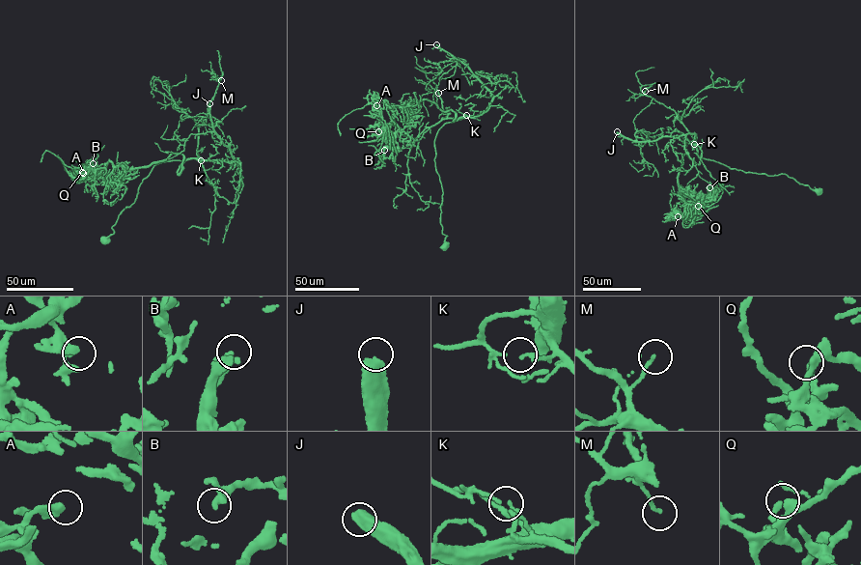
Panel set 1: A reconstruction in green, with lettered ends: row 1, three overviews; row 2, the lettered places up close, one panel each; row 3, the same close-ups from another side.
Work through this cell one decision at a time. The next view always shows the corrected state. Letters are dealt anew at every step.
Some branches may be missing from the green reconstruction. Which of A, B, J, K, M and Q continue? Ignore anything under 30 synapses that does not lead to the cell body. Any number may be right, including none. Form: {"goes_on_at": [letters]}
{"goes_on_at": ["J"]}

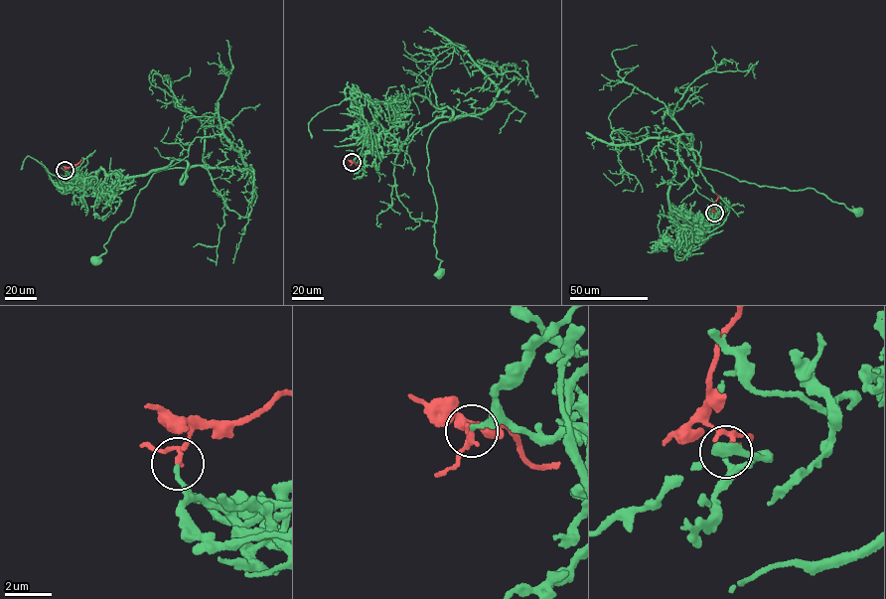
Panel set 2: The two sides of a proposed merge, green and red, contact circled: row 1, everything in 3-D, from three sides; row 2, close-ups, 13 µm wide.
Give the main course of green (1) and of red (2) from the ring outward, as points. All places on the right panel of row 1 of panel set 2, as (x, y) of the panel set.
1: (714, 213), (667, 216), (679, 159), (691, 174), (695, 156), (740, 181), (815, 189), (859, 213)
2: (714, 213), (718, 197), (715, 193)

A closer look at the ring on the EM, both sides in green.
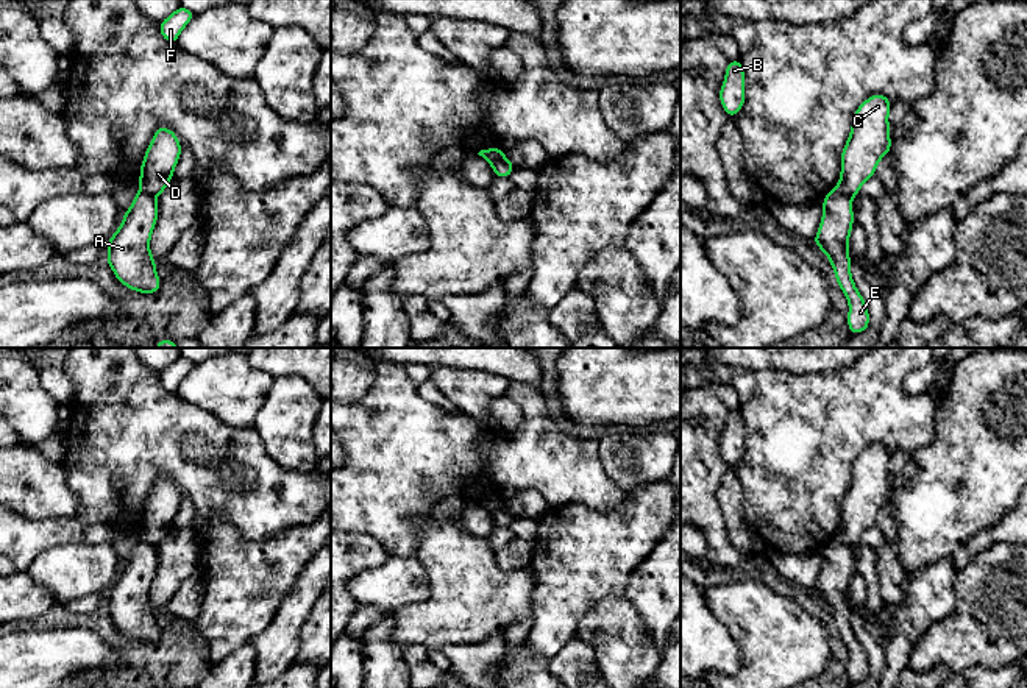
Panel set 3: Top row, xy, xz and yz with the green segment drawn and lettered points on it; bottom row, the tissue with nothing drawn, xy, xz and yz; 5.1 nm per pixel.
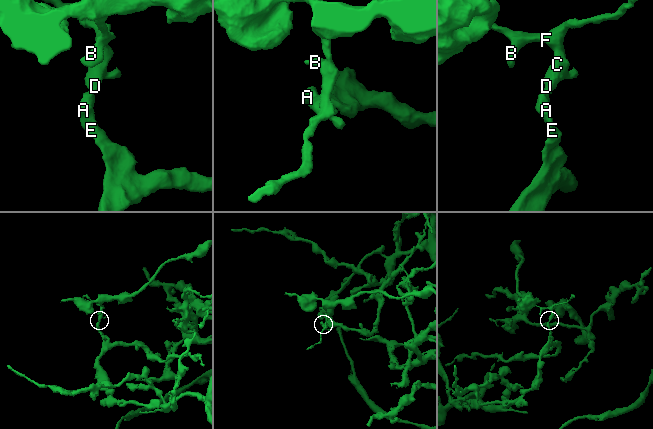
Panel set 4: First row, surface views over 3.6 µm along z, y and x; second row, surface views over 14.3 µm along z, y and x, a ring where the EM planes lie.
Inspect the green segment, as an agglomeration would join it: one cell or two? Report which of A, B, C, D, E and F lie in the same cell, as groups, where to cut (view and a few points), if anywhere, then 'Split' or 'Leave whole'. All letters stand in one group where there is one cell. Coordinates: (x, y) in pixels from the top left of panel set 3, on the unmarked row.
Groups: A E / B C D F. Split along xy (141, 539), (153, 546). Split

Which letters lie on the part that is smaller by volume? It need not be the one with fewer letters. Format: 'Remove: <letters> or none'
Remove: B, C, D, F

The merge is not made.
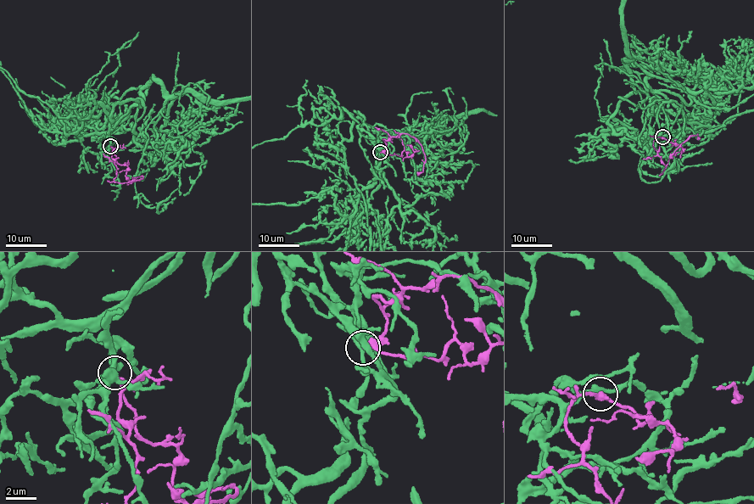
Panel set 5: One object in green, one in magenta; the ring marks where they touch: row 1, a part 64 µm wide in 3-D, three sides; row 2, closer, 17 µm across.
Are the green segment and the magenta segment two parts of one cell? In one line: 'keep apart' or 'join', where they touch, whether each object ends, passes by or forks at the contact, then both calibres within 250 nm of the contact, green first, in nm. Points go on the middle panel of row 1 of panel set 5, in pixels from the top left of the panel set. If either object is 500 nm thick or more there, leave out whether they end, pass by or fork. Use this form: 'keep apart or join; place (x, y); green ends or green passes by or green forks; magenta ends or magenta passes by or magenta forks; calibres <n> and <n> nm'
keep apart; place (380, 152); green passes by; magenta passes by; calibres 320 and 200 nm

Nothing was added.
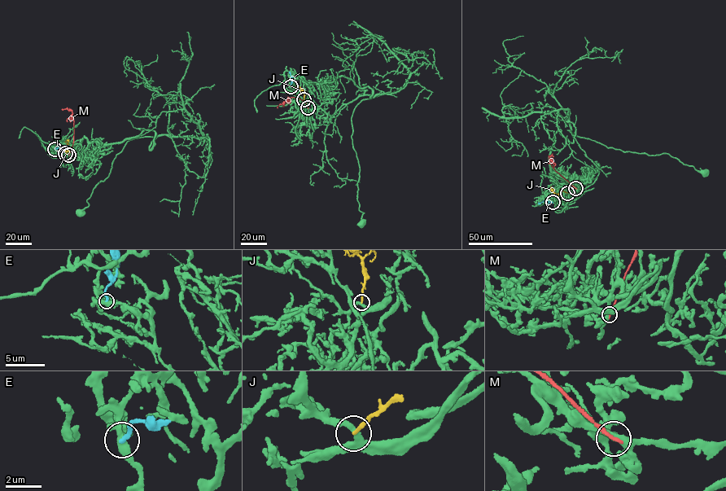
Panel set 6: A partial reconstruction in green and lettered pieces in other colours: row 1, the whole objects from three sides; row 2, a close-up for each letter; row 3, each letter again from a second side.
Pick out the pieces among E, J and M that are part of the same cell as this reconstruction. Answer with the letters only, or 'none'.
none

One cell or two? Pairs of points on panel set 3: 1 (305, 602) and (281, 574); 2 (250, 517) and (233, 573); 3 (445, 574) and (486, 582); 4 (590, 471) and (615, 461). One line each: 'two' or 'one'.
1: two
2: two
3: one
4: two

